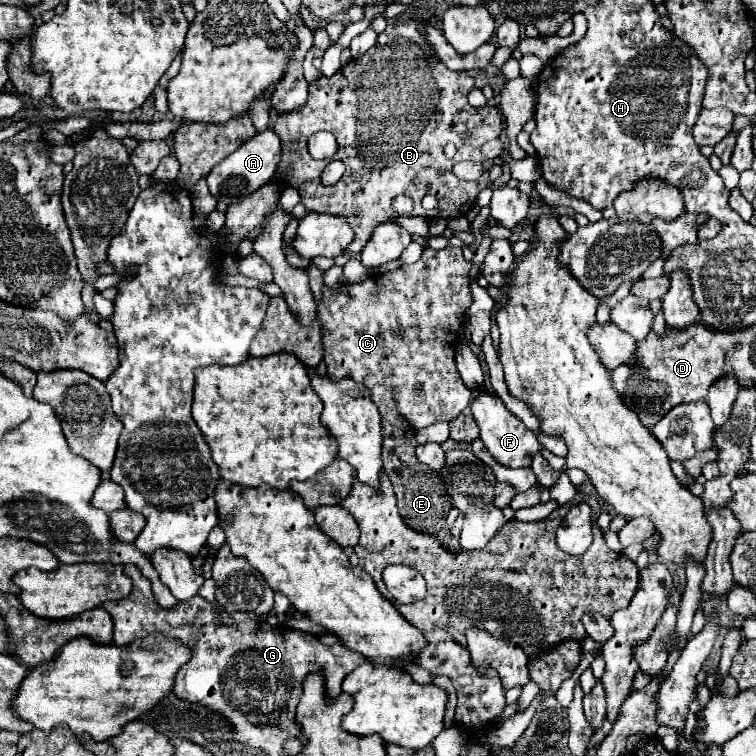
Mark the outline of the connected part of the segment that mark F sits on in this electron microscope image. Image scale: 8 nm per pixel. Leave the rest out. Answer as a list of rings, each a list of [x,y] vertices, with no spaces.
[[[480,389],[478,397],[470,403],[470,413],[480,427],[480,439],[484,441],[488,453],[502,465],[508,467],[530,467],[532,457],[540,453],[540,443],[536,435],[504,405],[504,401],[490,389]]]

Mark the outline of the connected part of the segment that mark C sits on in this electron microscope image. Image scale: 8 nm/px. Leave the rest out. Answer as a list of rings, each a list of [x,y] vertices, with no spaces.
[[[424,249],[422,257],[412,265],[402,265],[384,275],[376,275],[356,285],[342,285],[340,291],[324,287],[318,305],[318,319],[324,327],[324,361],[332,379],[350,375],[356,383],[372,389],[378,383],[398,387],[398,411],[414,429],[428,427],[438,421],[452,421],[466,411],[472,391],[464,385],[456,363],[454,349],[464,323],[464,311],[472,303],[468,289],[470,263],[462,257],[462,249]]]

